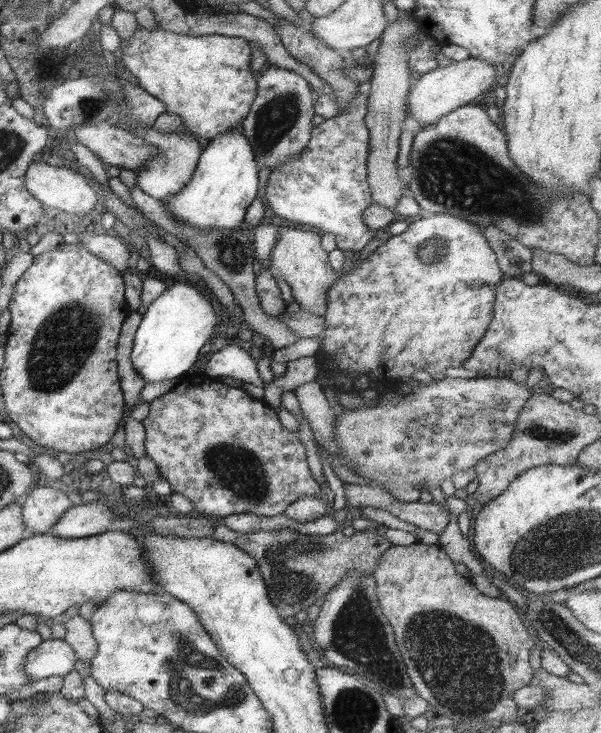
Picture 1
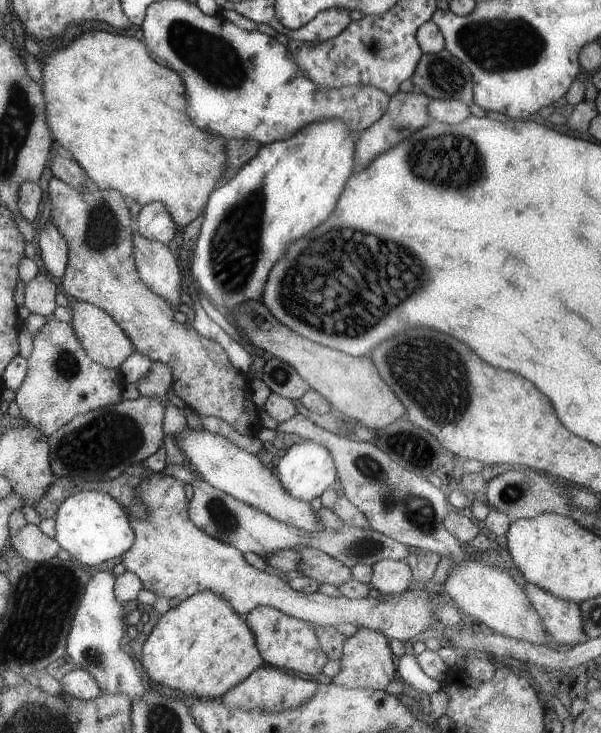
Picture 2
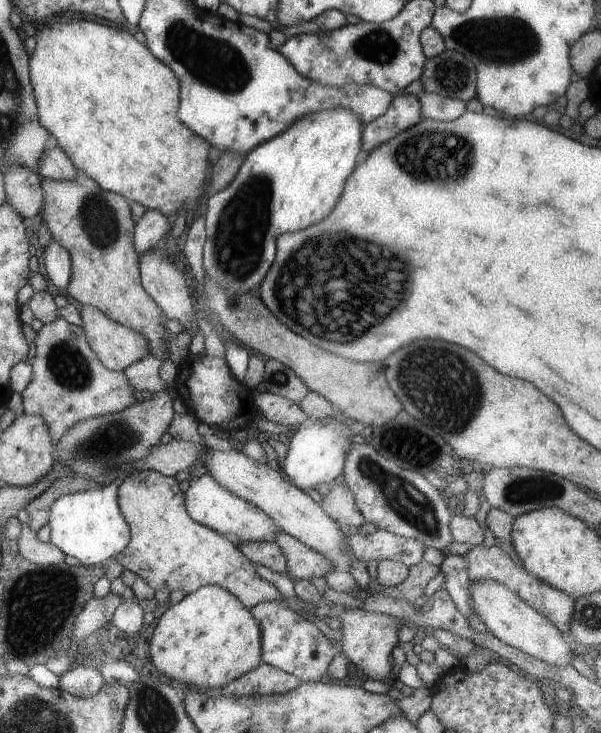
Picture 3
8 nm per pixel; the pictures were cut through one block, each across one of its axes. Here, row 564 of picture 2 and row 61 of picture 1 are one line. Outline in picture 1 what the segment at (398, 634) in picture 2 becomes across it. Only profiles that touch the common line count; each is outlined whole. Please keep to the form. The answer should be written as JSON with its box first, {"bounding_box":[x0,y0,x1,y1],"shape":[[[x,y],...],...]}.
{"bounding_box":[121,25,260,142],"shape":[[[139,25],[134,36],[121,40],[123,63],[130,74],[138,78],[139,85],[166,105],[166,114],[180,116],[186,132],[204,138],[208,142],[212,142],[223,132],[234,132],[240,129],[243,120],[251,111],[259,91],[260,75],[250,69],[253,49],[251,42],[244,38],[217,34],[188,36],[168,32],[159,25],[153,31],[148,31]]]}

